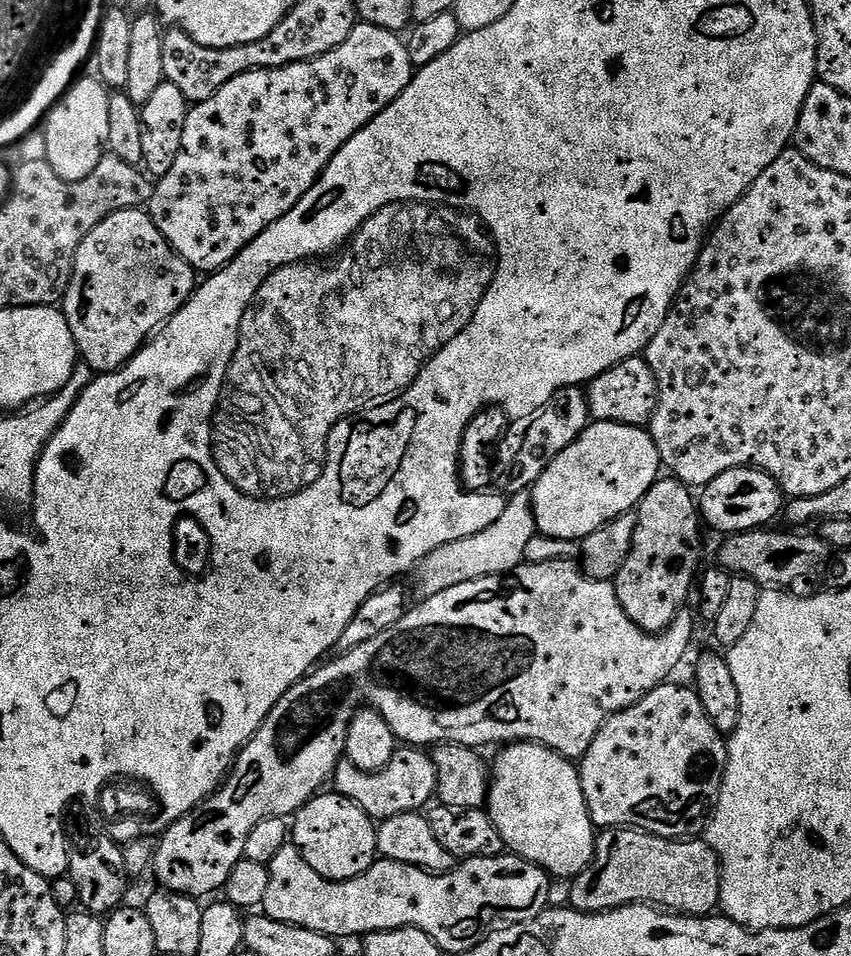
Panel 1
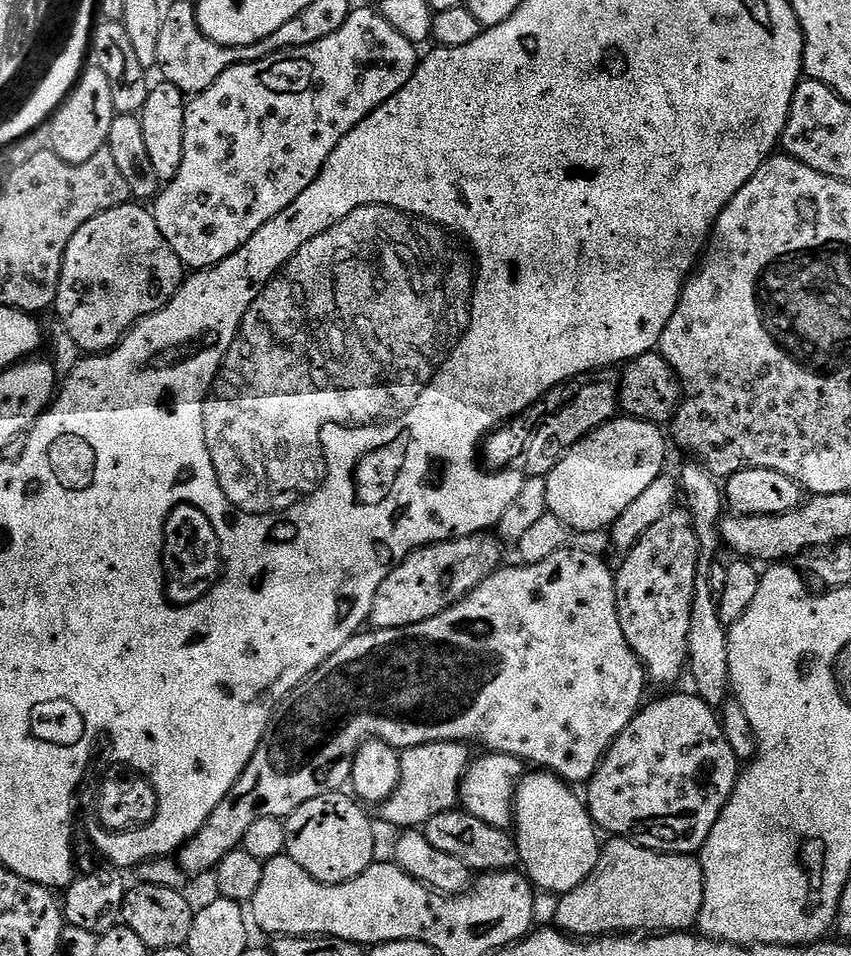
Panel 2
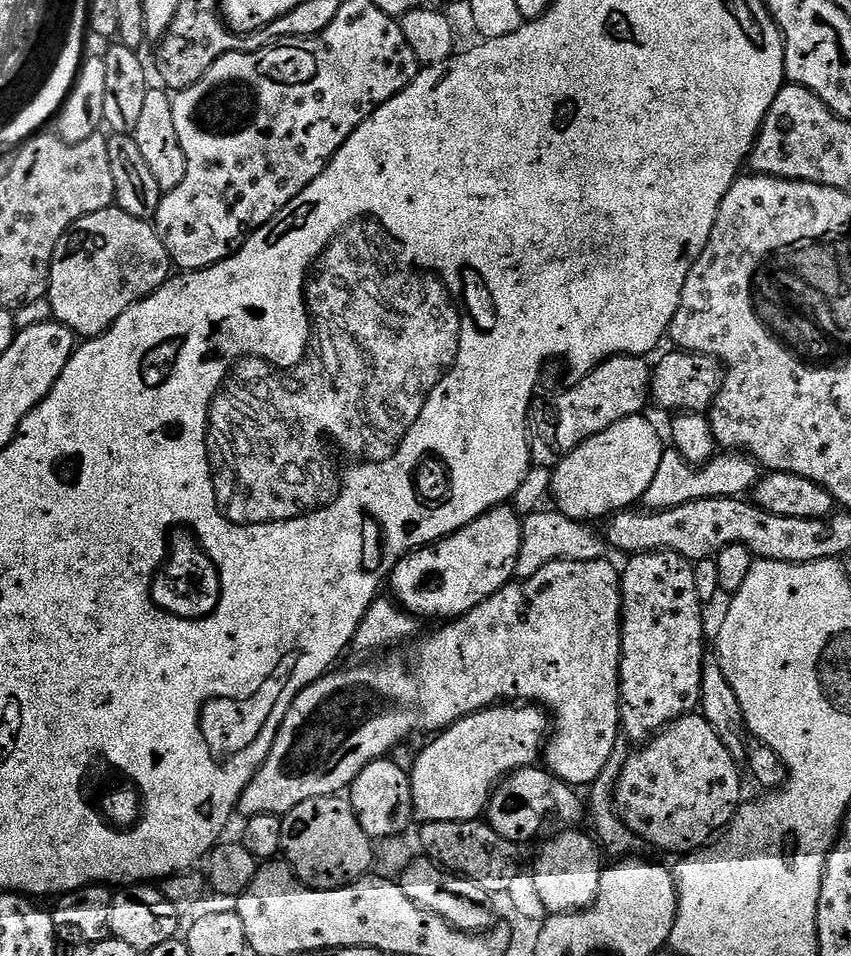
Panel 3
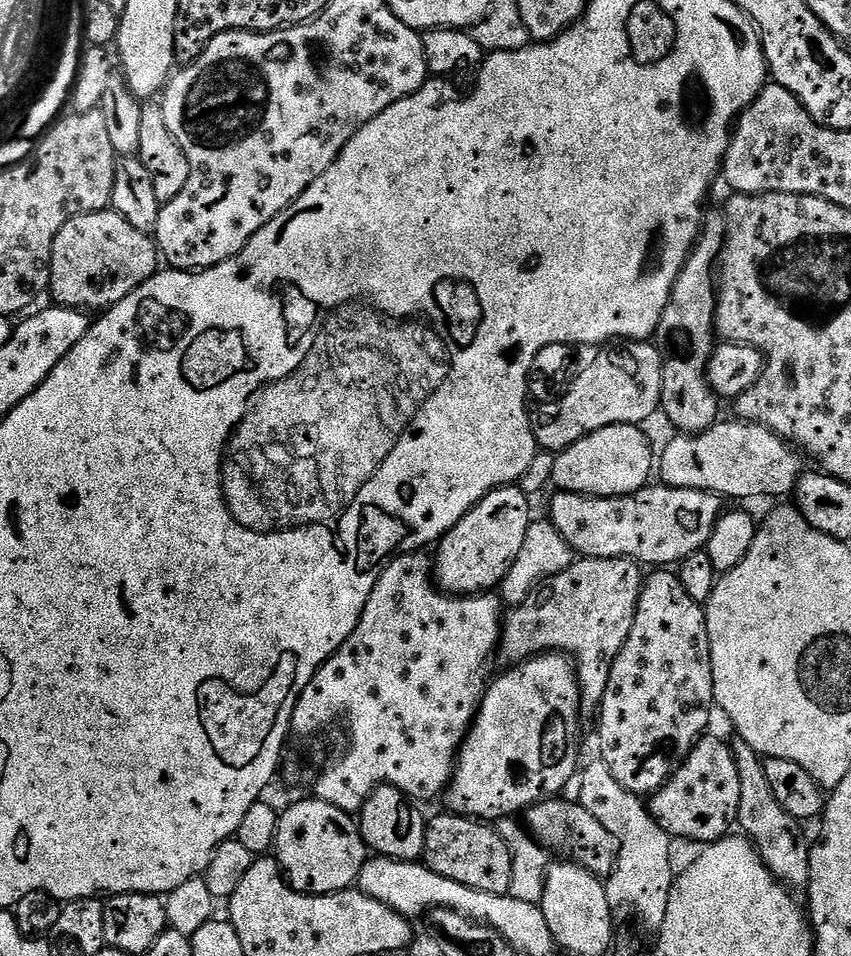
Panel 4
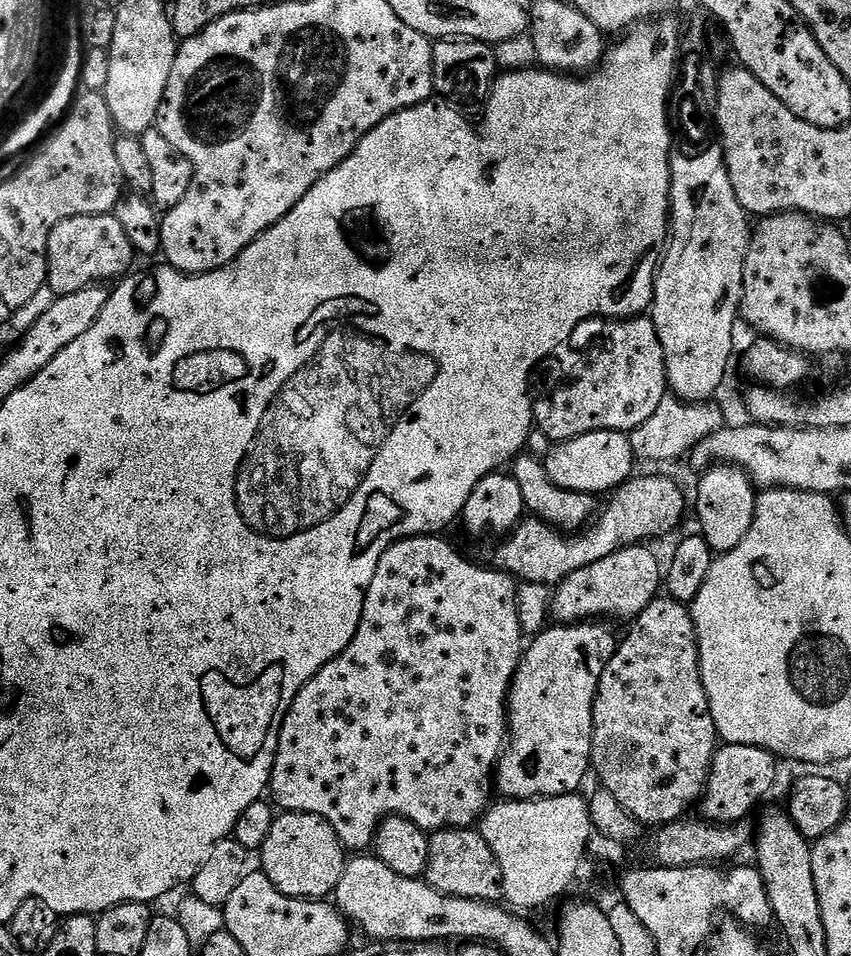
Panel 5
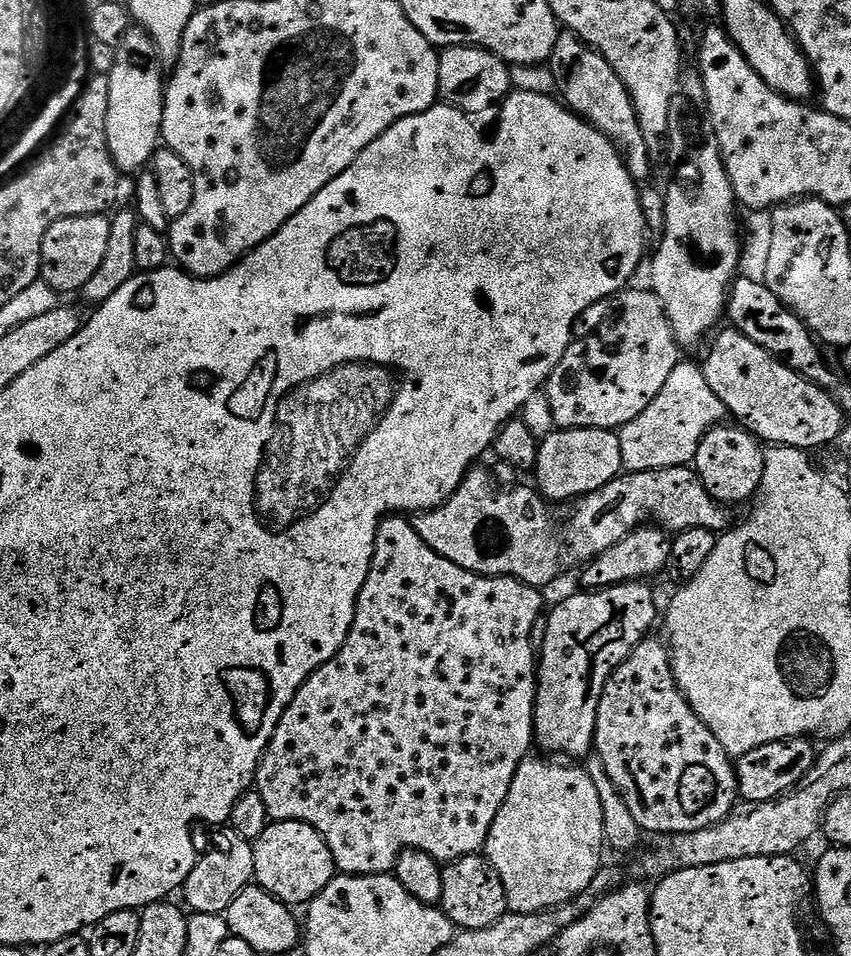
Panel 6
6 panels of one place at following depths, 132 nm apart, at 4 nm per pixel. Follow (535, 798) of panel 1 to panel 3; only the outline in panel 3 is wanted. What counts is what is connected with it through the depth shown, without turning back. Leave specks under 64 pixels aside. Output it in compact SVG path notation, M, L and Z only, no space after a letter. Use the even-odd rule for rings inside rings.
M560 830L553 840L546 841L536 860L536 869L531 873L545 913L578 912L590 908L596 900L602 871L601 853L597 841L589 833L588 837L576 831L580 830Z

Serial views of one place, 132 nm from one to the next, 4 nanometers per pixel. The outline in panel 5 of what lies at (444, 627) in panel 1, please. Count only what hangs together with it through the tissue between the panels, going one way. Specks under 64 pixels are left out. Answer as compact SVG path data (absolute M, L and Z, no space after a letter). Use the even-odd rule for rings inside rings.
M648 546L623 548L610 558L602 558L602 562L594 562L590 566L582 566L582 570L574 570L570 578L555 585L551 597L551 615L560 624L579 624L592 622L597 618L613 616L616 620L631 622L636 619L650 602L657 599L662 588L662 560L651 552Z

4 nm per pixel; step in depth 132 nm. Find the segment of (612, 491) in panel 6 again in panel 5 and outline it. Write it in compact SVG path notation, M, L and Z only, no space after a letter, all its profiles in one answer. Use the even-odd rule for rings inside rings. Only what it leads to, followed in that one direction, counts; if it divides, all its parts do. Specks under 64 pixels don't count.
M638 476L615 489L610 496L612 501L605 508L603 505L594 523L575 534L552 528L545 520L522 519L503 537L499 567L525 584L555 586L570 578L574 570L582 570L582 566L602 562L602 558L610 558L618 550L652 542L648 540L674 531L684 520L683 490L668 476Z

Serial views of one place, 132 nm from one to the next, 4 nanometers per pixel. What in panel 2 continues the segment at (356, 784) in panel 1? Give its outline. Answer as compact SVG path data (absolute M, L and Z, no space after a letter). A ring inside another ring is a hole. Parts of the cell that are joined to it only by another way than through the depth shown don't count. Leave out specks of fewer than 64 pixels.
M447 740L405 748L400 752L400 777L390 798L379 805L380 816L392 828L420 830L434 814L453 811L460 799L460 783L470 763L469 745Z

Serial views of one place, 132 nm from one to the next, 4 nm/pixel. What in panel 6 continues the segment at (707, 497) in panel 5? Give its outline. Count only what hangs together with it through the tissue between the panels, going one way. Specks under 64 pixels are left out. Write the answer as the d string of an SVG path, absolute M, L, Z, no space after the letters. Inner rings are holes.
M724 422L710 429L706 438L702 438L694 467L700 475L702 486L710 490L712 497L720 504L733 506L743 500L751 501L759 493L764 473L764 448L752 433Z

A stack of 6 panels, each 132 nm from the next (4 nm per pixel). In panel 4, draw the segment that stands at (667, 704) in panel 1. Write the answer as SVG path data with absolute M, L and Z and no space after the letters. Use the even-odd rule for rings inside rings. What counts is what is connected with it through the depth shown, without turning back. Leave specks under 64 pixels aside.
M712 735L701 736L691 754L680 763L672 777L650 797L652 817L658 822L658 826L662 826L662 830L666 830L673 838L681 836L684 840L697 840L697 845L700 846L707 846L729 835L731 828L728 827L737 823L738 798L742 798L742 785L738 783L738 766L736 759L732 757L732 749Z

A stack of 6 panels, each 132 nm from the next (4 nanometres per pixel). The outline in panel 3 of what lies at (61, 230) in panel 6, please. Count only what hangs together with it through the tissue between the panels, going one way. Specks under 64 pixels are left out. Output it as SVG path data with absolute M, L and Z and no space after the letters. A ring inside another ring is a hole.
M113 206L74 222L71 230L61 238L52 259L46 304L56 315L53 316L55 323L66 325L77 337L100 336L123 312L130 310L130 306L159 290L173 272L172 259L155 227L149 221L134 218Z

